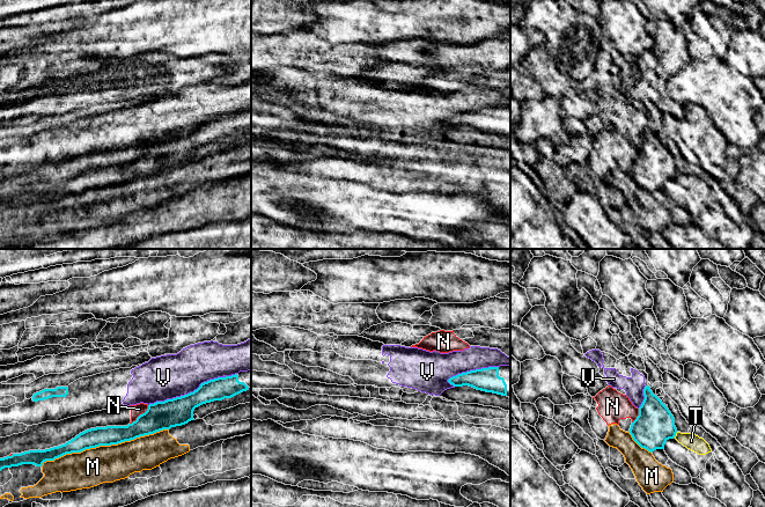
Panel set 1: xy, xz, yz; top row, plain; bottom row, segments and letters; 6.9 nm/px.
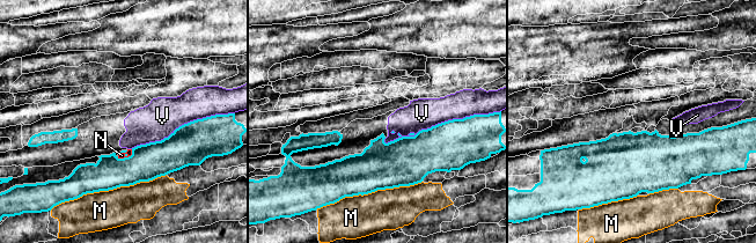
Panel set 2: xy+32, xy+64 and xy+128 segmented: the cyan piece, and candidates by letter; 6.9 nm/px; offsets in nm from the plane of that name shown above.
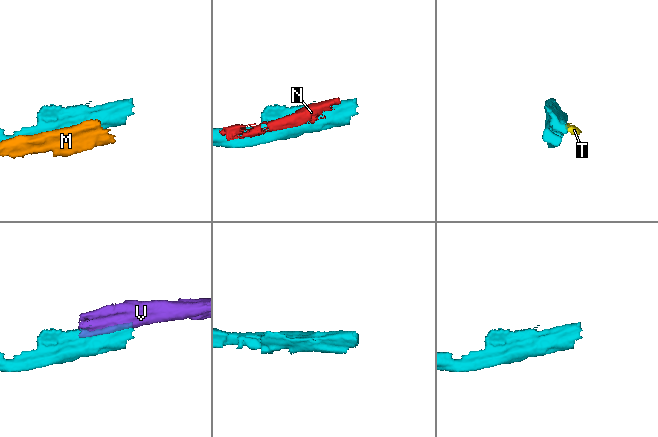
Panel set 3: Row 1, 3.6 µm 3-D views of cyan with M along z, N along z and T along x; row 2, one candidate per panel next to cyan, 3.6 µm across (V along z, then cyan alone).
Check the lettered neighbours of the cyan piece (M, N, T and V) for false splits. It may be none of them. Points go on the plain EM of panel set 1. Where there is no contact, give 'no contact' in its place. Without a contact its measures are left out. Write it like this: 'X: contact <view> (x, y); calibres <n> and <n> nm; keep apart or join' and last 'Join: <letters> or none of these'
M: contact xy (104, 185); calibres 140 and 260 nm; keep apart
N: contact xy (140, 155); calibres 200 and 80 nm; keep apart
T: contact yz (675, 175); calibres 260 and 110 nm; keep apart
V: contact xy (193, 132); calibres 200 and 300 nm; keep apart
Join: none of these

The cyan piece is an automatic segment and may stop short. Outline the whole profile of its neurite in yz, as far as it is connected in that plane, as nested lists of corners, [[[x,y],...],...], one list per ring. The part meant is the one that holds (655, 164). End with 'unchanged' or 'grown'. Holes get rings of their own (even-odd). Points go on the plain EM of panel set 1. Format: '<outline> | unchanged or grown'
[[[649,126],[645,127],[643,137],[639,156],[632,163],[630,175],[641,189],[653,193],[656,190],[664,190],[665,183],[676,177],[677,169],[674,156],[653,134]]] | unchanged

